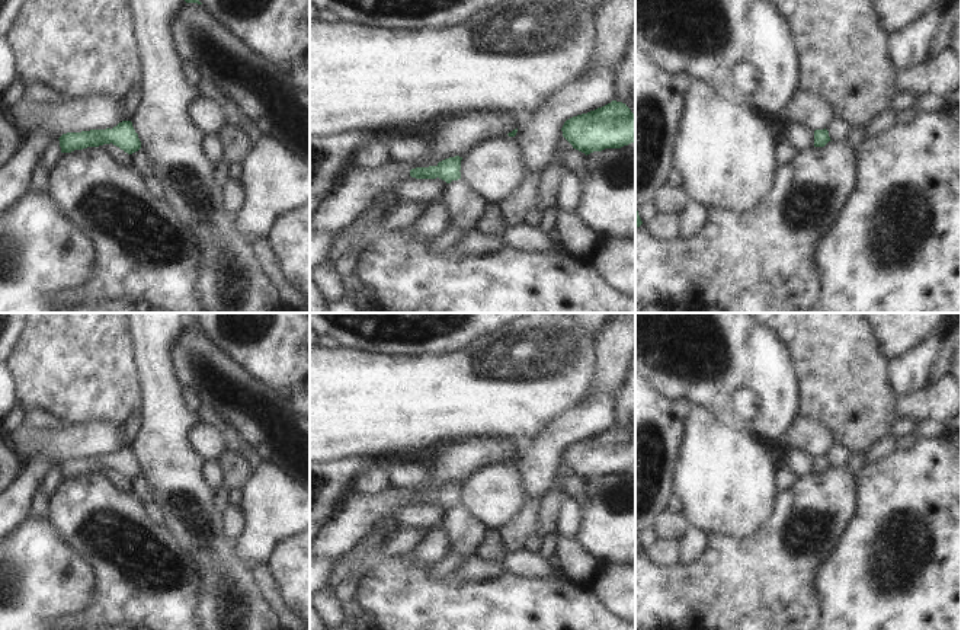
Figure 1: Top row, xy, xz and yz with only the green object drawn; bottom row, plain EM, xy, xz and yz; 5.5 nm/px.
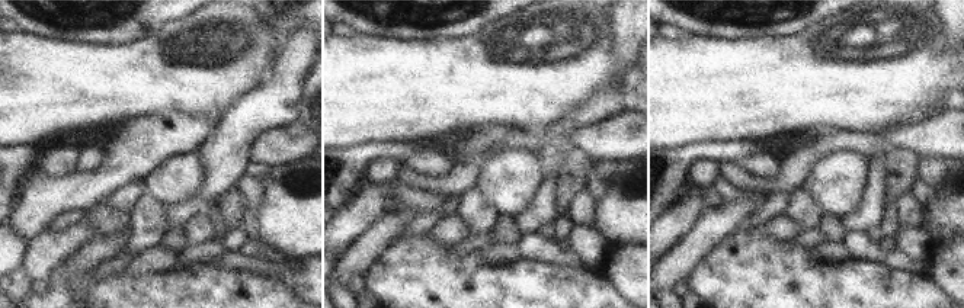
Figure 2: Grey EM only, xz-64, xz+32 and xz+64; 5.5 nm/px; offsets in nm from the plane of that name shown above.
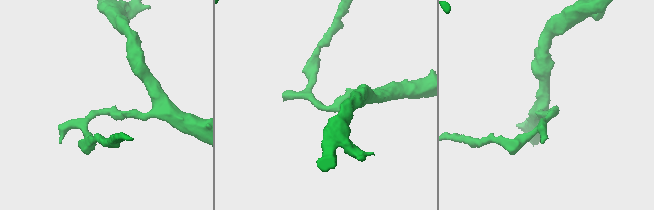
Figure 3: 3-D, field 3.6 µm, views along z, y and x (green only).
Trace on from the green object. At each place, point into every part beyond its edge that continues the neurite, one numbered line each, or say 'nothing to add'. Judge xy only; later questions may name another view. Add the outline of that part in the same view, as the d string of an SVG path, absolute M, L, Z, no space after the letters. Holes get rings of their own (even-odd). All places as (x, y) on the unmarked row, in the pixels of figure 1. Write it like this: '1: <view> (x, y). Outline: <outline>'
nothing to add

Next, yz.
nothing to add

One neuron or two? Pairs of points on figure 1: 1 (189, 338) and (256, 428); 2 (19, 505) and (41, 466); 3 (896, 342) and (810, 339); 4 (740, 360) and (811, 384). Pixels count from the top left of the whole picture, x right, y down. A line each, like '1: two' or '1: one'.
1: one
2: one
3: two
4: two

